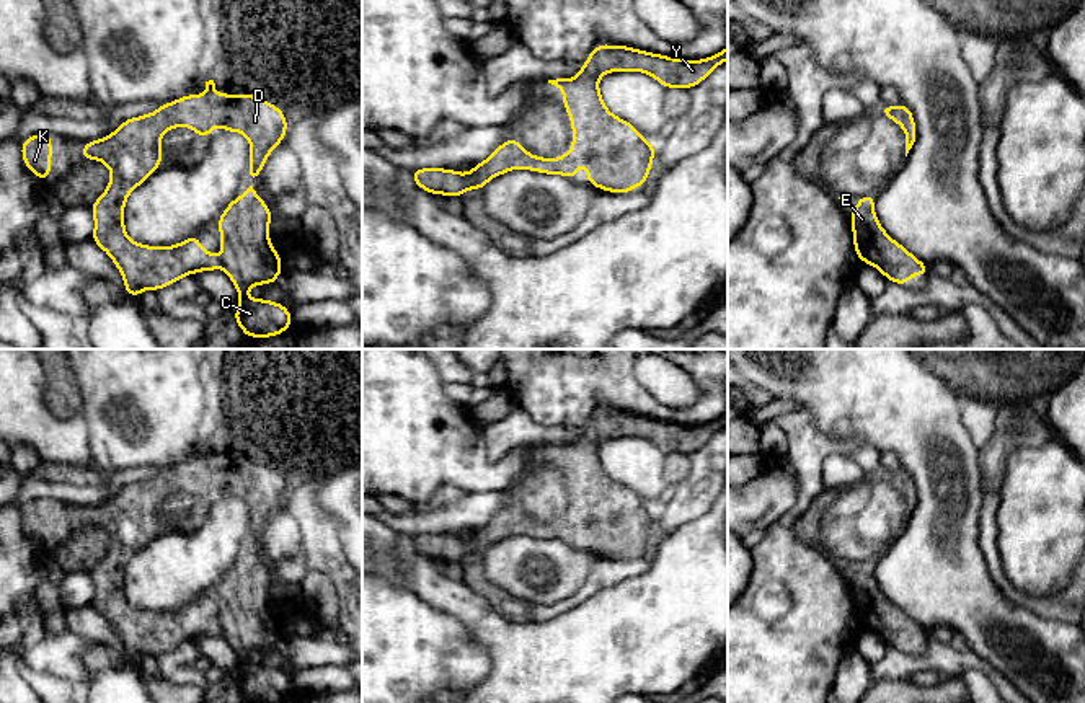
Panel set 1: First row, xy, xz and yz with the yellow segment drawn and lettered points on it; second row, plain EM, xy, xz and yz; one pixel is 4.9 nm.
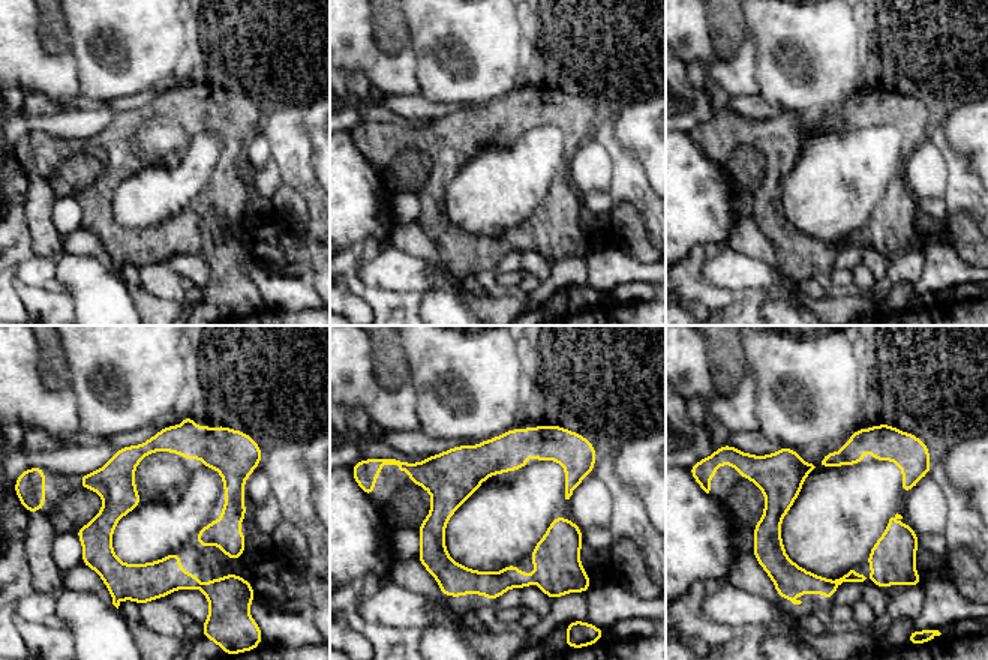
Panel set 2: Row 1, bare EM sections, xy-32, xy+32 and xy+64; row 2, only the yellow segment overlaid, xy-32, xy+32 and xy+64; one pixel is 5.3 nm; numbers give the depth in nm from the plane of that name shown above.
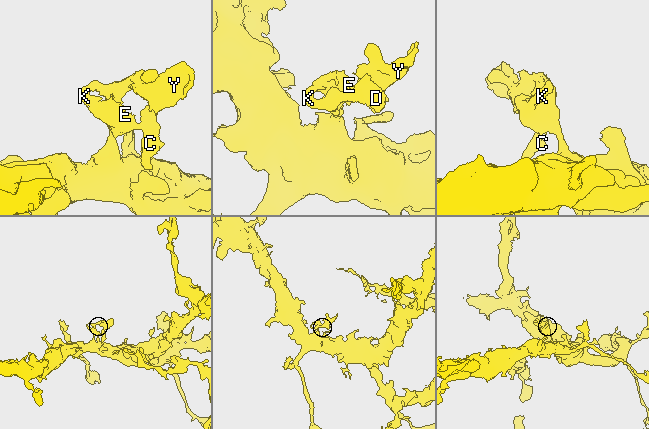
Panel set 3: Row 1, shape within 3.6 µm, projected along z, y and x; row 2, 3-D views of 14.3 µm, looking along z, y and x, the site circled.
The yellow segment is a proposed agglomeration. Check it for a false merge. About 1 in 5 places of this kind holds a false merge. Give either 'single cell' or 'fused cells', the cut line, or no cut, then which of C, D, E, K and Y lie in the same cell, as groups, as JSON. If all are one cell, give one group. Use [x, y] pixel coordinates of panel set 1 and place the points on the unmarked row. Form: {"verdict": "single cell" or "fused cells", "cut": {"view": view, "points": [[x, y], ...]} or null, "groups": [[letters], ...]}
{"verdict": "single cell", "cut": null, "groups": [["C", "D", "E", "K", "Y"]]}

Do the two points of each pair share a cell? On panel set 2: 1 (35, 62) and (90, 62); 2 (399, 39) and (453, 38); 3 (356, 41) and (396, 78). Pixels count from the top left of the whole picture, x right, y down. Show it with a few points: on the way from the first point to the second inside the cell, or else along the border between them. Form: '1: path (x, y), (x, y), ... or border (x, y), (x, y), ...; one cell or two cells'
1: border (69, 50), (75, 59), (80, 95); two cells
2: border (404, 15), (408, 24), (410, 44); two cells
3: path (366, 51), (386, 71); one cell

